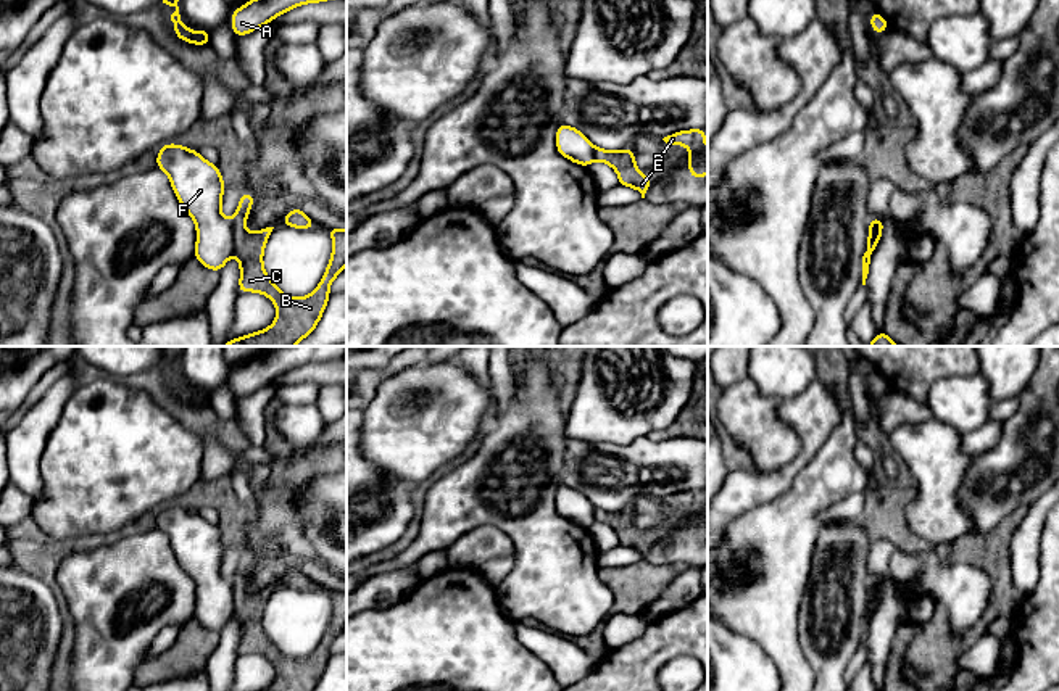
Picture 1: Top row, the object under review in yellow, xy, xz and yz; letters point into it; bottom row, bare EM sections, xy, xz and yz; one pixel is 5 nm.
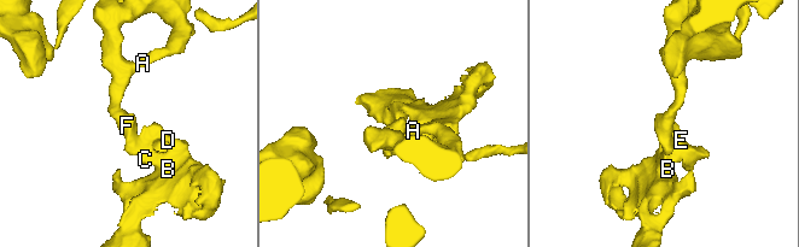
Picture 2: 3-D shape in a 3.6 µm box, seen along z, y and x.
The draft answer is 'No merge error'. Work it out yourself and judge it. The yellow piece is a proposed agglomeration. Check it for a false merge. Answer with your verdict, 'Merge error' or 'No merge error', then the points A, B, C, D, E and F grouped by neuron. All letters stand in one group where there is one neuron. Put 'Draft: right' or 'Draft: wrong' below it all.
Merge error. Groups: A F / B C D E
Draft: wrong

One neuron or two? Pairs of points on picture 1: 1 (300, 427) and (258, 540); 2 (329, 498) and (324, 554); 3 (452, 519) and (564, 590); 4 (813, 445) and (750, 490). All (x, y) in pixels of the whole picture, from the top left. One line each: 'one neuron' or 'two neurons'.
1: two neurons
2: one neuron
3: one neuron
4: one neuron

